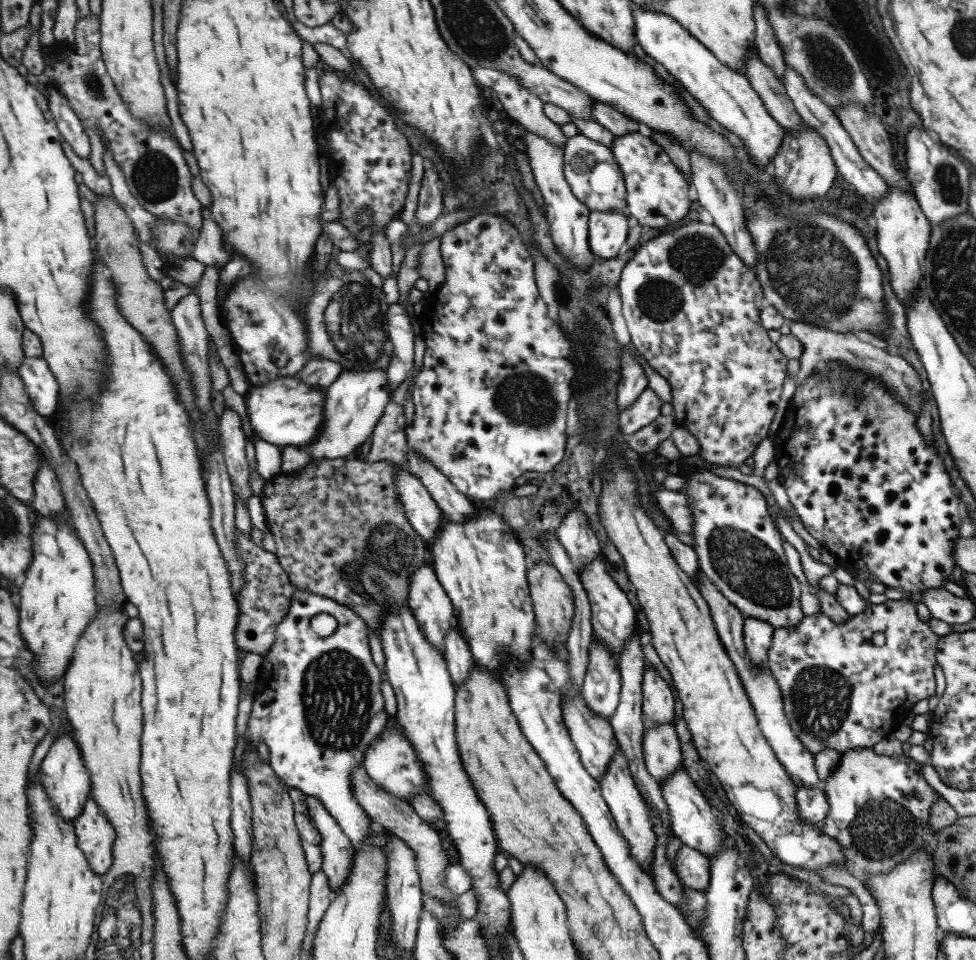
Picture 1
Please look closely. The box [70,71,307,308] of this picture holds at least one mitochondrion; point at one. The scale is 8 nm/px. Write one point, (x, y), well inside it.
(155, 177)

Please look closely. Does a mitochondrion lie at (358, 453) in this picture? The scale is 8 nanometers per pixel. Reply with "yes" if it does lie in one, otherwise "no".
no

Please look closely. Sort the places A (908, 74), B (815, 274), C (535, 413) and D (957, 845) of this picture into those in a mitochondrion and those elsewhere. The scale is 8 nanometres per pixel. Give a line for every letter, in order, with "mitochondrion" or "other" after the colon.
A: other
B: mitochondrion
C: mitochondrion
D: other

